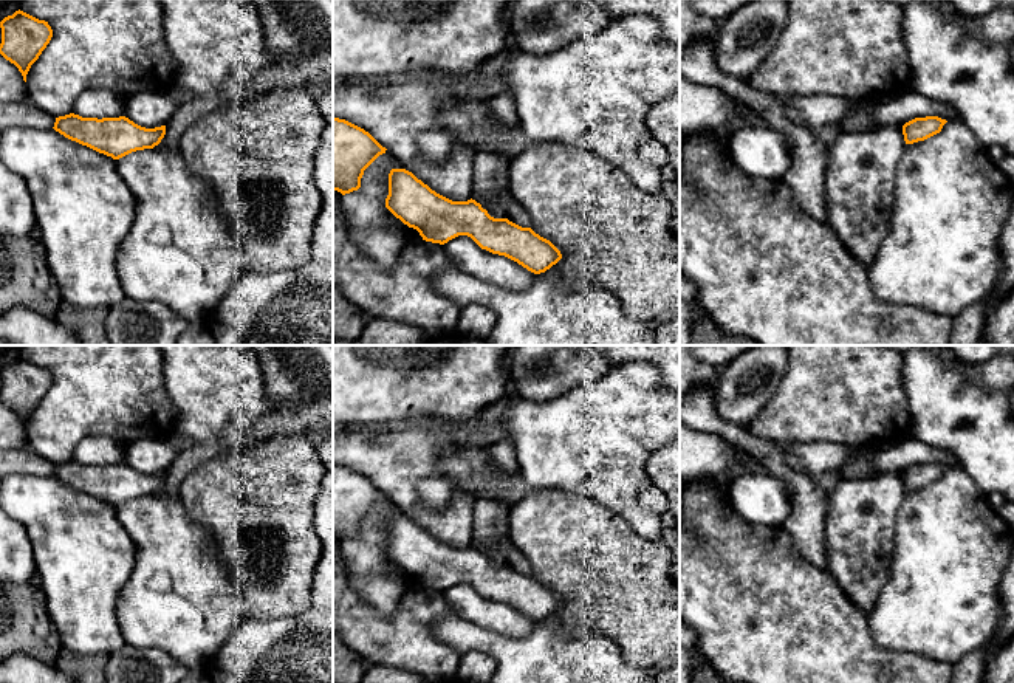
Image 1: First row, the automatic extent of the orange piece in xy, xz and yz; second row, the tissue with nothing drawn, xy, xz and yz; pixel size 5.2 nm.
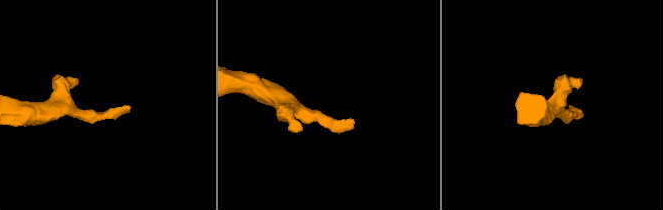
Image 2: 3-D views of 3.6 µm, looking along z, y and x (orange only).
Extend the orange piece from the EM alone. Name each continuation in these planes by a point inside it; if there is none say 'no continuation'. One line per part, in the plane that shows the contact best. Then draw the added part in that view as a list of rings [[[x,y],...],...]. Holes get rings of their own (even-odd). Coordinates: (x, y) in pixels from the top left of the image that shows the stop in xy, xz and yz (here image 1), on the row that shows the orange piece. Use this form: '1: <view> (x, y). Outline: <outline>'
no continuation

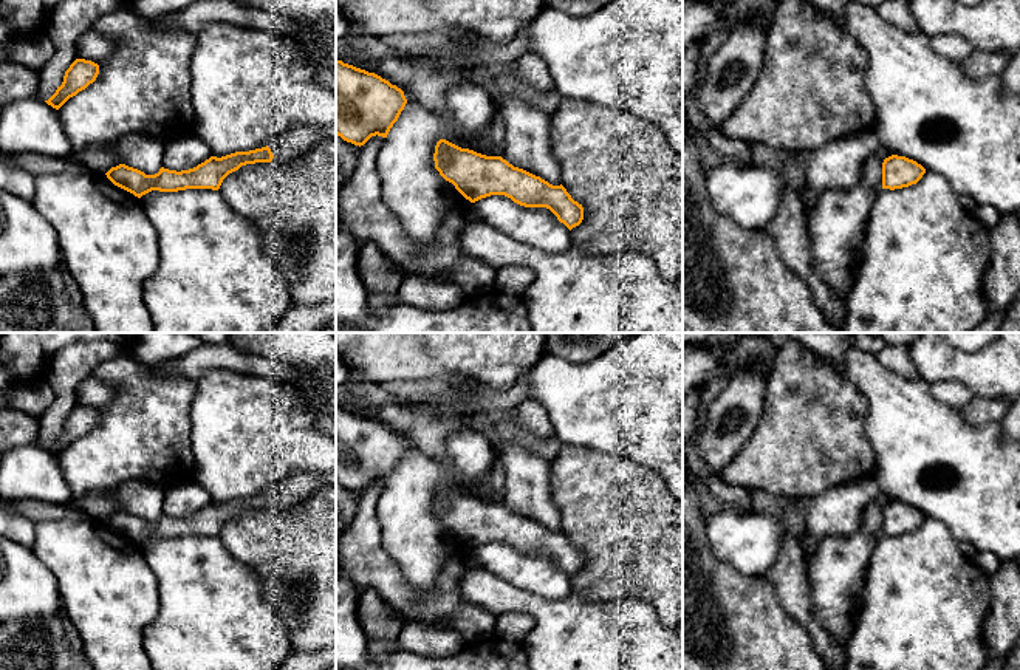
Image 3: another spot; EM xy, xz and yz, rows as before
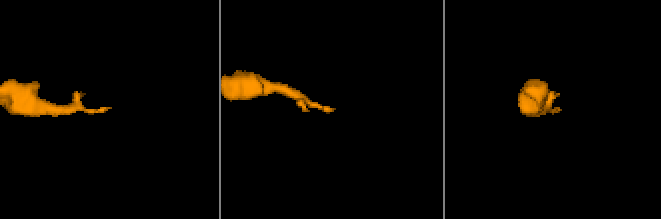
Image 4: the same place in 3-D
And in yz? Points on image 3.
no continuation

